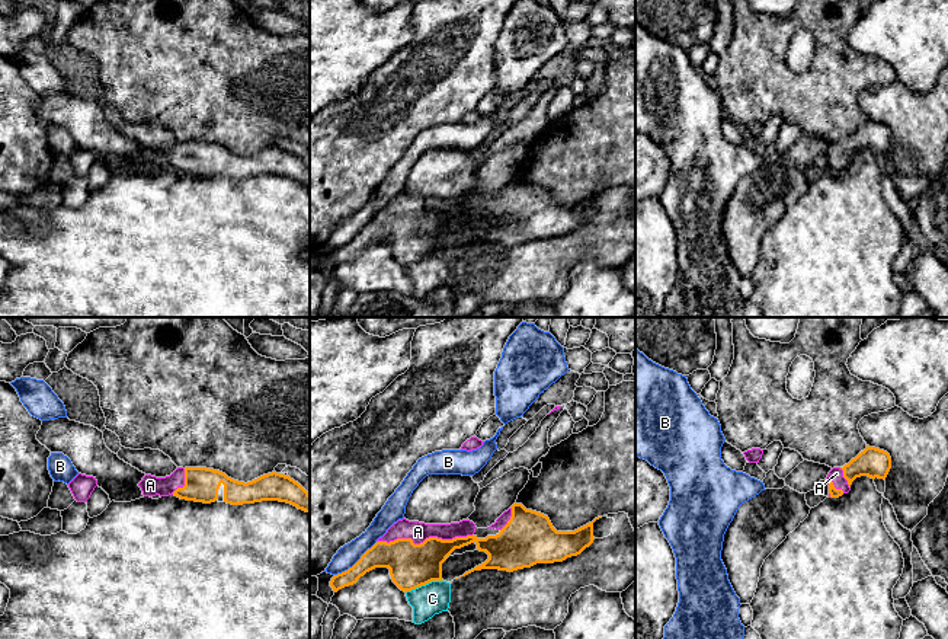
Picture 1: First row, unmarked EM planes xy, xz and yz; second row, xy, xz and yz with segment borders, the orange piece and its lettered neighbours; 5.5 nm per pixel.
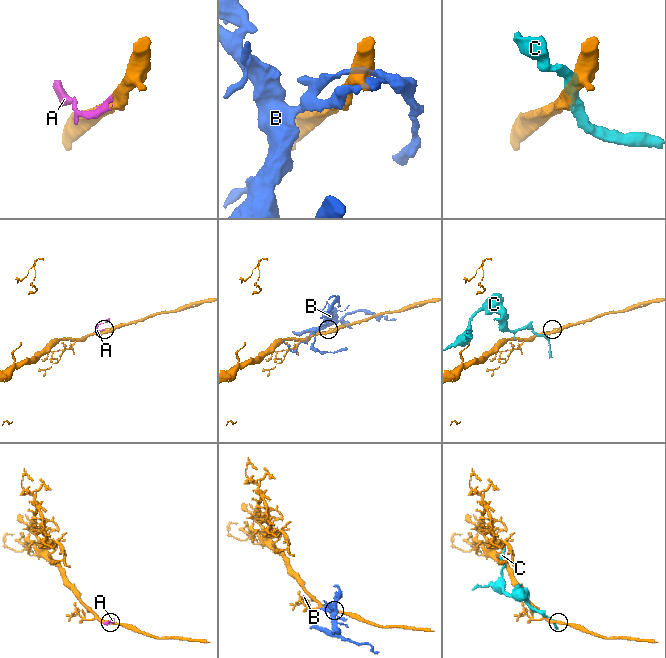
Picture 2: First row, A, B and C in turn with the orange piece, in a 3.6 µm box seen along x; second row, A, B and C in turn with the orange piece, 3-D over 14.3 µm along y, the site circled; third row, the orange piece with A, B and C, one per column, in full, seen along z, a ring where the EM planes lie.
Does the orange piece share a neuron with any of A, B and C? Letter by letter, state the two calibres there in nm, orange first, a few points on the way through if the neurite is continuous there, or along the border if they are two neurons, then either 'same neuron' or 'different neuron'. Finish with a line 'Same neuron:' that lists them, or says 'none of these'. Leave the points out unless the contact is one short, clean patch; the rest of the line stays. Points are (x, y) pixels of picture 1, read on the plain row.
A: calibres 240 and 110 nm; same neuron
B: calibres 190 and 120 nm; different neuron
C: calibres 240 and 180 nm; different neuron
Same neuron: A

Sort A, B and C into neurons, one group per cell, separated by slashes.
A / B / C

